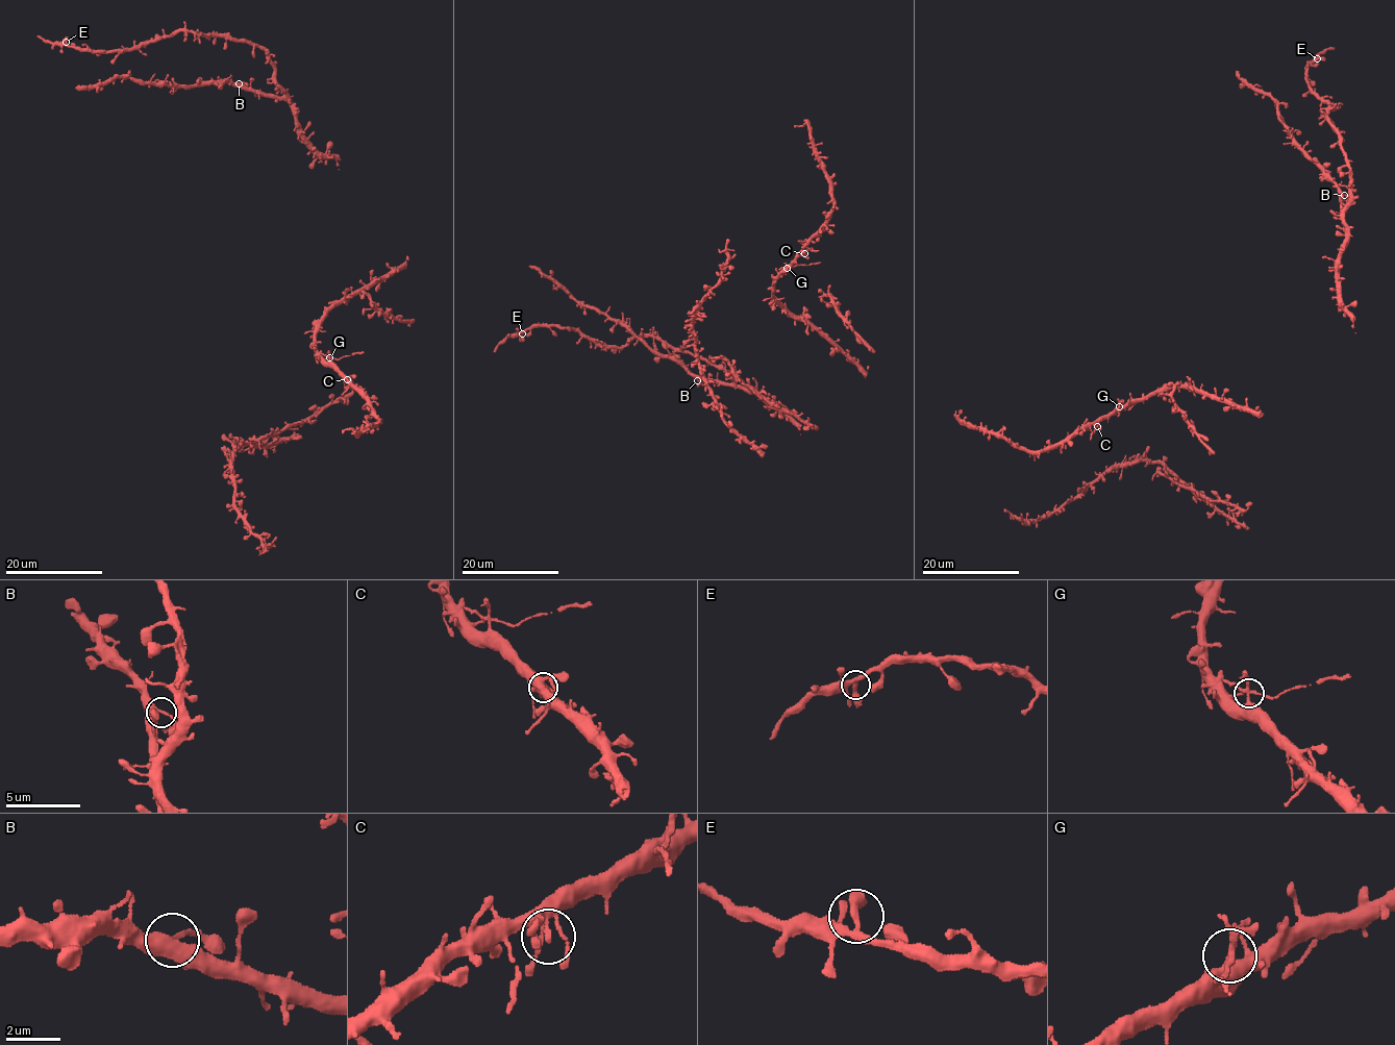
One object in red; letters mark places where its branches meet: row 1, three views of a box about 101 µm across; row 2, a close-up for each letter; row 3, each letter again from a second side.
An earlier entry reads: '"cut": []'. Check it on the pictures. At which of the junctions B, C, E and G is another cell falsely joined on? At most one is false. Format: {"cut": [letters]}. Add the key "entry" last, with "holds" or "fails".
{"cut": ["G"], "entry": "fails"}

